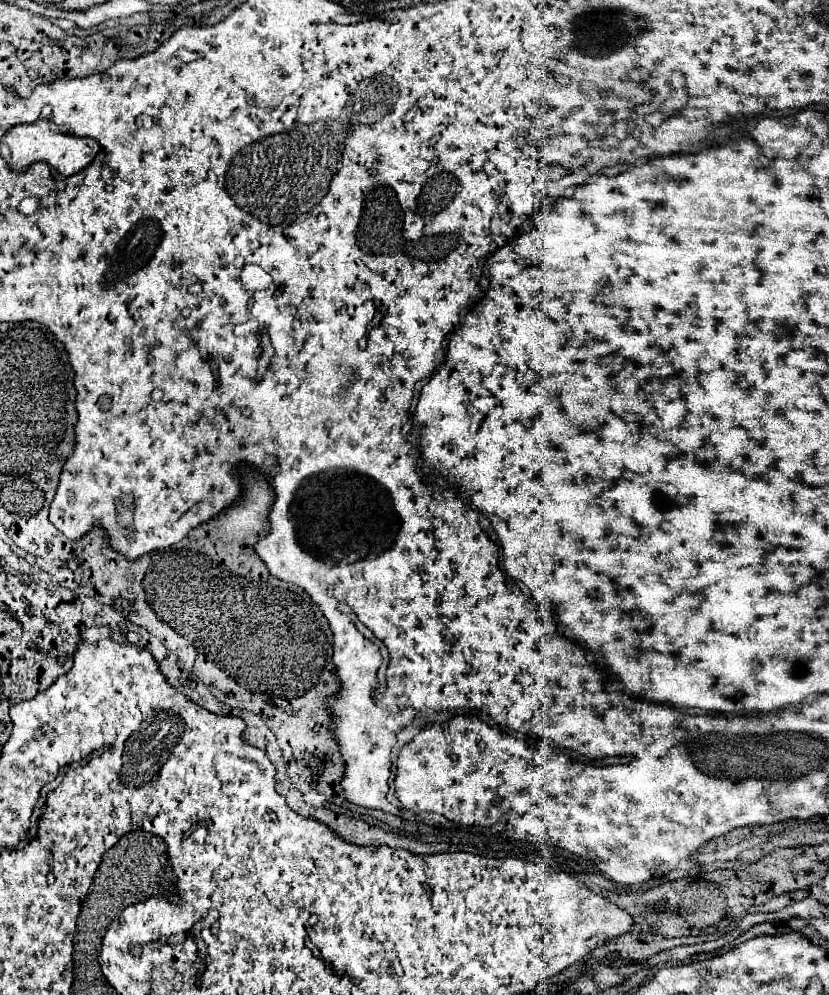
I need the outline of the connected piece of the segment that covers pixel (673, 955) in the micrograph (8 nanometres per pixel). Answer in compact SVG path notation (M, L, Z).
M705 942L705 944L691 944L691 946L677 946L677 948L671 948L671 950L665 950L657 956L653 956L647 966L659 966L659 964L665 964L665 962L679 962L679 960L685 960L687 956L691 954L697 954L697 952L711 952L711 950L717 950L719 948L719 942L717 946L711 946L711 942Z

